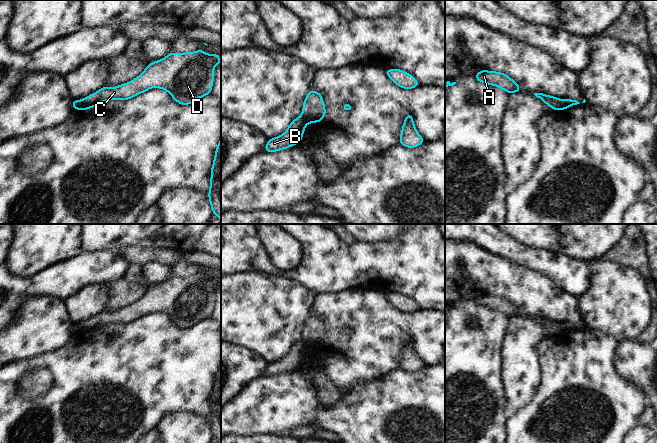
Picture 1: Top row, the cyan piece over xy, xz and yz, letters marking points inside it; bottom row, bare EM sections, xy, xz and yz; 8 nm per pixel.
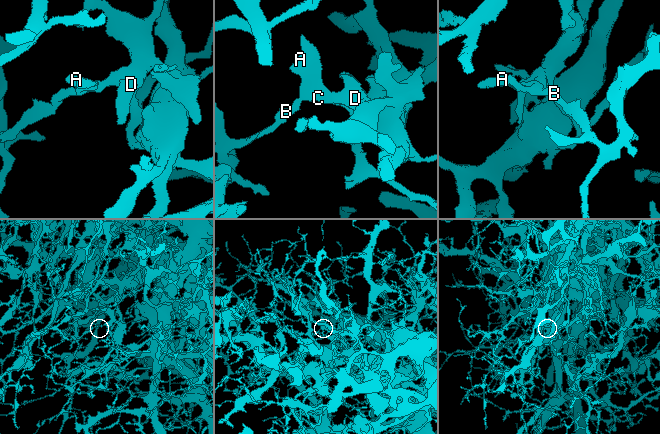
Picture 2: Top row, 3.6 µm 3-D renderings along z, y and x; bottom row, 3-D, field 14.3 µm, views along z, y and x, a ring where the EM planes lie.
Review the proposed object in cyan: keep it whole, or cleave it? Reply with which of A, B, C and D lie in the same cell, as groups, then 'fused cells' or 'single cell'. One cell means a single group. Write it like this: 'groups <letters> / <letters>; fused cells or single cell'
groups A C D / B; fused cells

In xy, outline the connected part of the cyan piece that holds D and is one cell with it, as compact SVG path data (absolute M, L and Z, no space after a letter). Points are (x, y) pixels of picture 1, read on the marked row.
M202 49L196 52L169 53L165 58L151 62L145 70L128 83L116 87L105 85L97 92L79 100L80 110L87 110L107 100L129 100L152 88L162 88L169 92L173 99L181 105L189 105L200 97L211 93L214 79L214 67L221 63L218 53L206 54Z

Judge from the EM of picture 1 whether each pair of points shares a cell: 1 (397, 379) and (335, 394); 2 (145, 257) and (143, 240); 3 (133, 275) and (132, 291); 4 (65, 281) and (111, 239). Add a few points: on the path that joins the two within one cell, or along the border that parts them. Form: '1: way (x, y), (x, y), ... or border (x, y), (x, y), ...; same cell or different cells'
1: border (317, 391), (322, 405), (330, 405), (341, 397); different cells
2: border (121, 247), (136, 245), (164, 247), (167, 250); different cells
3: border (122, 278), (147, 289); different cells
4: border (117, 250), (82, 252); different cells

